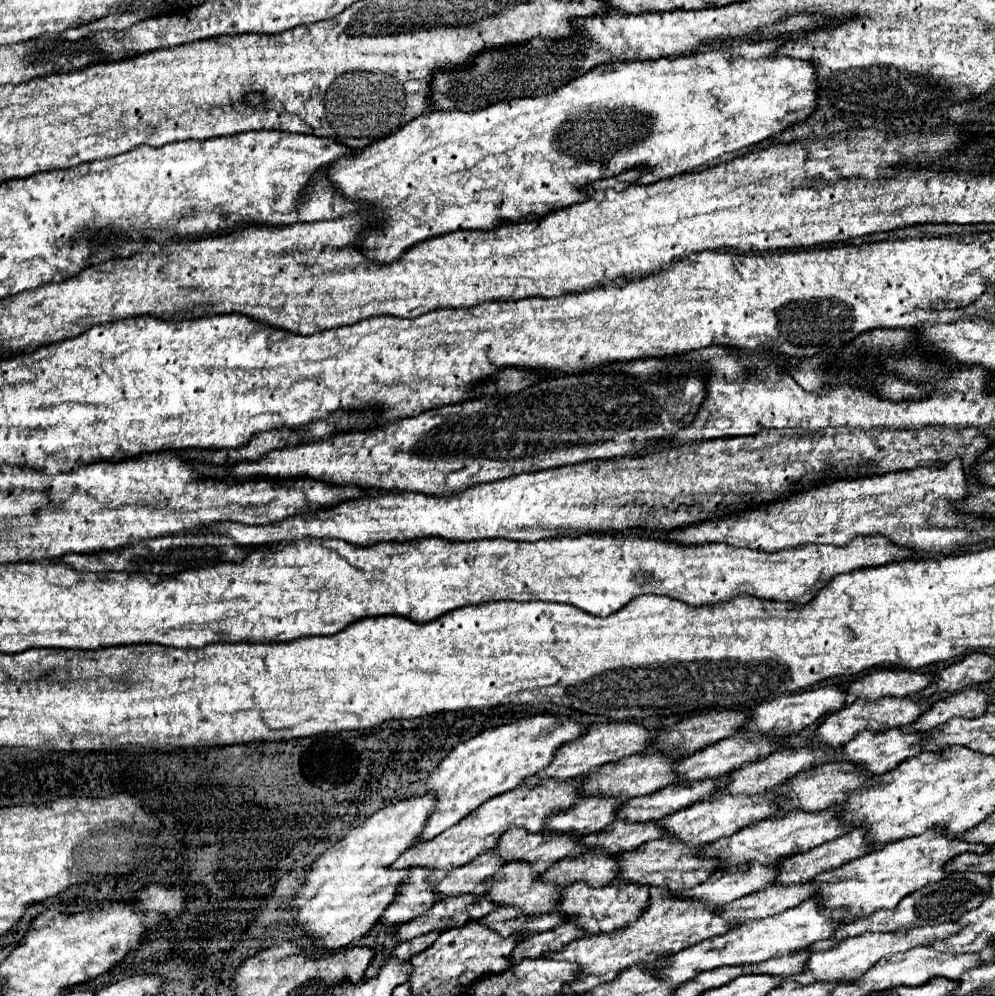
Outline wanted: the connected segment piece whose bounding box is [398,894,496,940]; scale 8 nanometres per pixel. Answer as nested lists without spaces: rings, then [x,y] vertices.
[[[450,896],[448,900],[438,900],[422,916],[398,926],[398,936],[402,940],[412,940],[414,936],[428,934],[432,930],[448,930],[452,926],[464,926],[468,920],[480,920],[492,912],[496,904],[488,896]]]

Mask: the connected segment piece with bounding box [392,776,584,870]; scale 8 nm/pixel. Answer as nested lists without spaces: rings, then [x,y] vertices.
[[[578,776],[576,780],[540,780],[540,784],[536,788],[518,786],[512,792],[506,792],[502,796],[496,796],[496,798],[484,802],[478,810],[470,812],[458,824],[448,828],[444,834],[438,834],[436,838],[432,838],[428,842],[414,844],[392,864],[392,868],[428,866],[428,868],[452,870],[452,868],[464,866],[470,860],[474,860],[478,854],[492,850],[496,846],[496,840],[500,840],[500,836],[506,832],[506,828],[520,826],[520,828],[526,828],[528,832],[540,832],[550,814],[564,812],[576,800],[584,798],[584,794],[580,792],[580,784],[584,784],[582,776]]]

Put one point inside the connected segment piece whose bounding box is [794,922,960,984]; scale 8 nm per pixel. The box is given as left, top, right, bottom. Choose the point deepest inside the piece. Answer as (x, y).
(853, 957)

